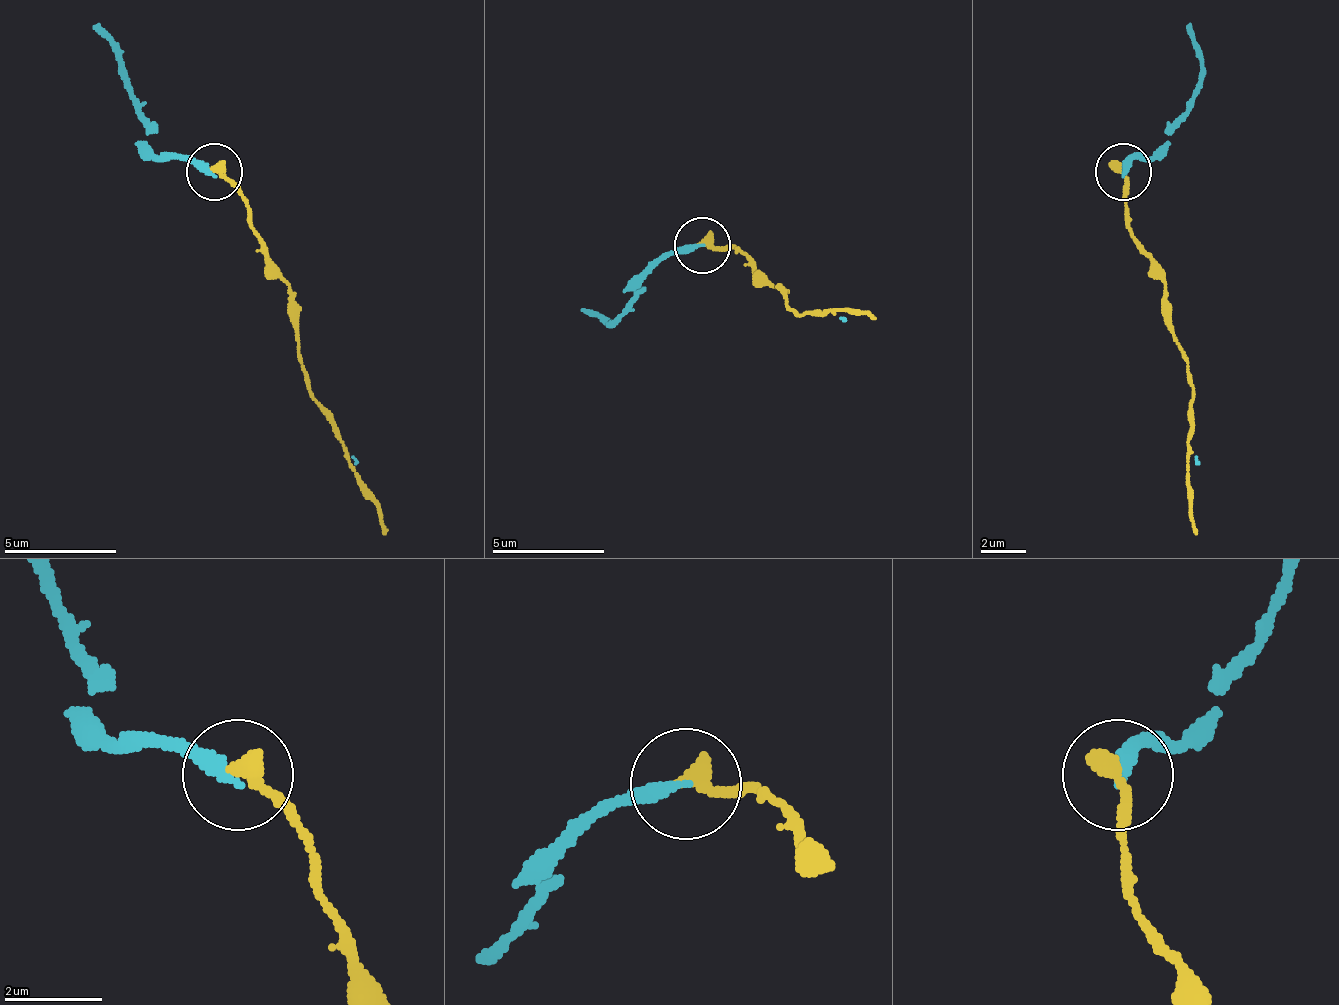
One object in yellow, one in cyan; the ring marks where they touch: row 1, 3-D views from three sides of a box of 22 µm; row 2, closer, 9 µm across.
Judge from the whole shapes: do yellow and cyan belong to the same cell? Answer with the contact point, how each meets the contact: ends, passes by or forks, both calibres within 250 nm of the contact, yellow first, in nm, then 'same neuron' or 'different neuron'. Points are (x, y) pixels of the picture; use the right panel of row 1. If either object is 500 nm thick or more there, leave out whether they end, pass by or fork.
place (1123, 172); yellow ends; cyan ends; calibres 360 and 280 nm; different neuron

